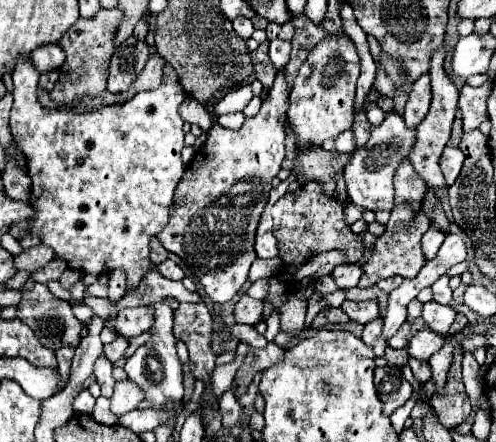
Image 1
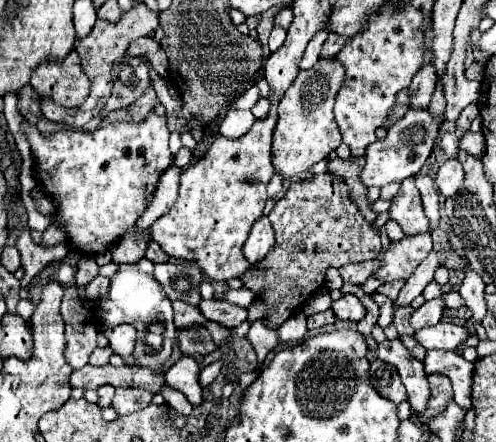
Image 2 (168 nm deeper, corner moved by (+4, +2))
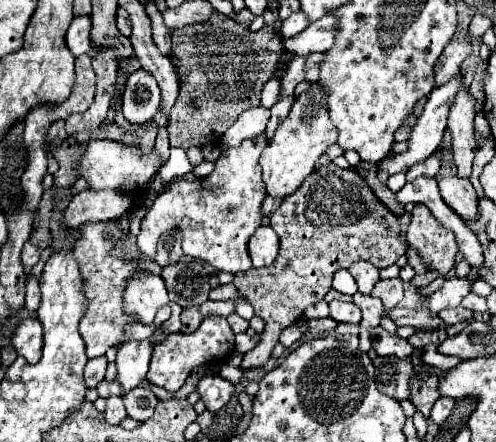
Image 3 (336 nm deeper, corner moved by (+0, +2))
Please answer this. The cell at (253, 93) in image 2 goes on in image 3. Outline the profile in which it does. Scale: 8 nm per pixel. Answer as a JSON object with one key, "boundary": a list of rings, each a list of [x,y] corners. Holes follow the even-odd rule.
{"boundary":[[[271,78],[265,86],[263,86],[263,92],[261,92],[261,104],[265,108],[271,108],[281,96],[281,80],[279,78]]]}

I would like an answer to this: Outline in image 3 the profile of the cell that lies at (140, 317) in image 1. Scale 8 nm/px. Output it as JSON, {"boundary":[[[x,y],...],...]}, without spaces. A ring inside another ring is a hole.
{"boundary":[[[151,340],[141,342],[125,342],[117,350],[117,384],[123,390],[123,396],[137,388],[149,370],[153,344]]]}

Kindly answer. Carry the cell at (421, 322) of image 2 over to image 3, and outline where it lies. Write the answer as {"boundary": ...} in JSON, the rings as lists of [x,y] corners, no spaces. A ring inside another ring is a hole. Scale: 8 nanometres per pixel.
{"boundary":[[[457,276],[445,278],[443,286],[433,296],[429,296],[431,312],[439,314],[443,308],[459,306],[461,300],[471,292],[471,286],[473,286],[473,282],[467,278],[457,278]]]}

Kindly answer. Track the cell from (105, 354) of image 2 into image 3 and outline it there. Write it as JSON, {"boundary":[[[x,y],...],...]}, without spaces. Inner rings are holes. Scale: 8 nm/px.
{"boundary":[[[99,356],[87,362],[85,366],[85,384],[87,388],[97,388],[97,384],[105,378],[105,370],[107,370],[107,358]]]}

